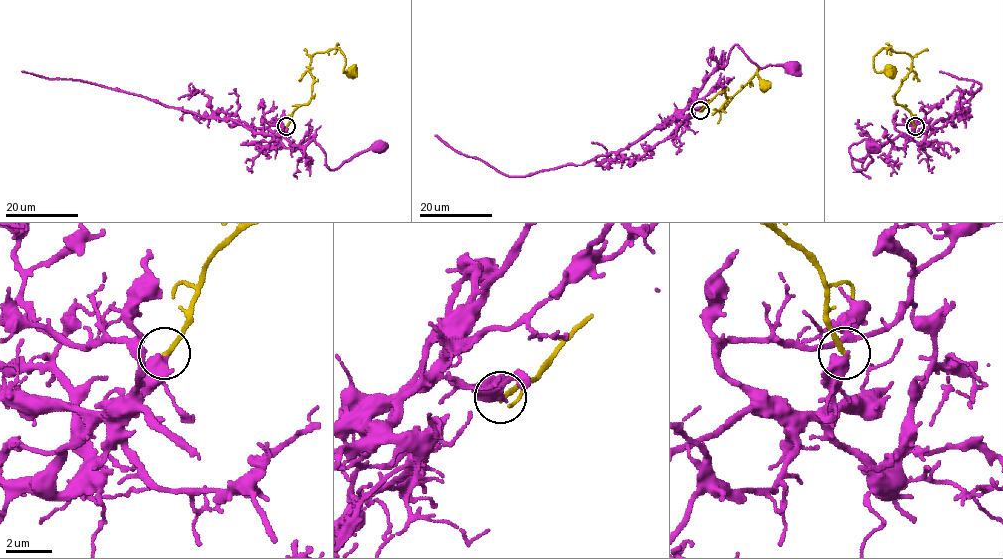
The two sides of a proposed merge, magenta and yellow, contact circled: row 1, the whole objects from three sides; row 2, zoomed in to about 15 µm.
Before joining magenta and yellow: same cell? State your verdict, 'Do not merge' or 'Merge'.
Do not merge

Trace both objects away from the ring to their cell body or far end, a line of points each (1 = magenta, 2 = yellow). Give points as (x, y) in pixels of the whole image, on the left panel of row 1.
1: (286, 126), (277, 135), (299, 145), (313, 139), (326, 156), (326, 165), (334, 170), (354, 156), (378, 146)
2: (286, 126), (291, 114), (310, 99), (315, 53), (339, 48), (345, 56), (344, 72), (354, 71)

